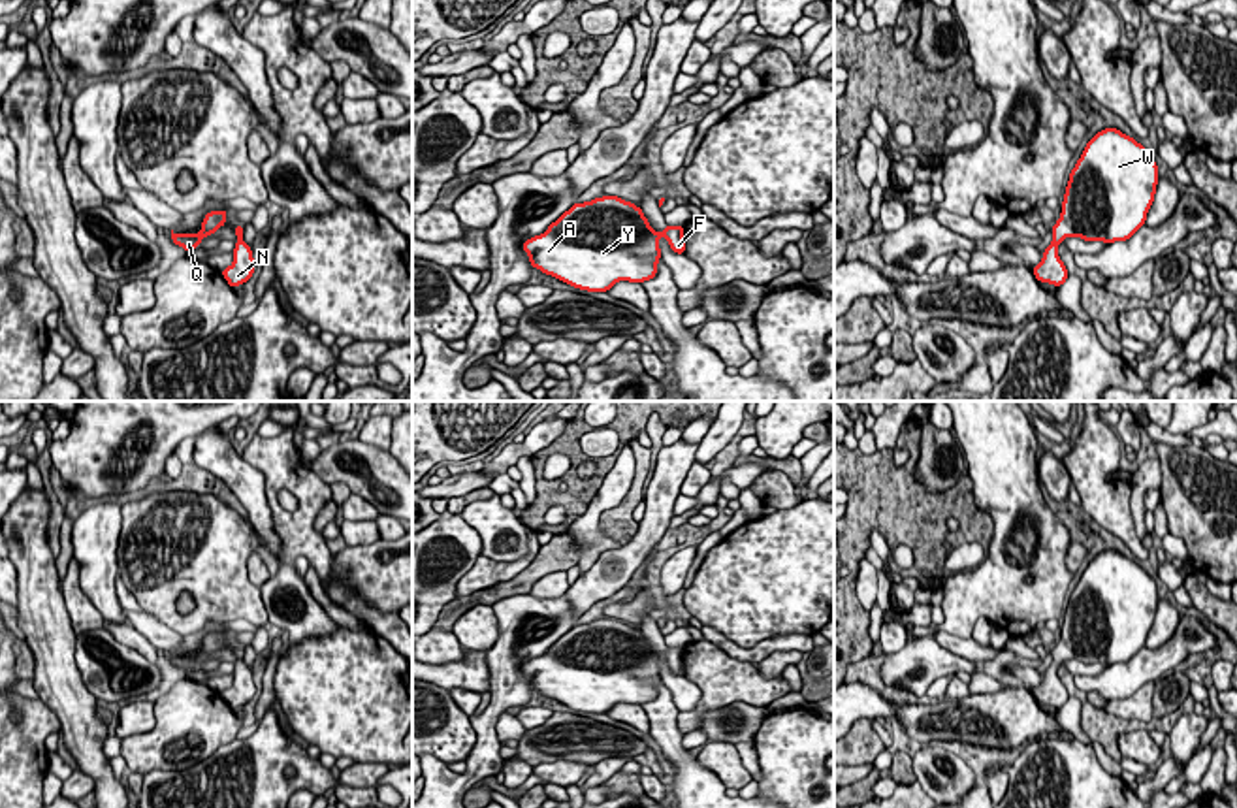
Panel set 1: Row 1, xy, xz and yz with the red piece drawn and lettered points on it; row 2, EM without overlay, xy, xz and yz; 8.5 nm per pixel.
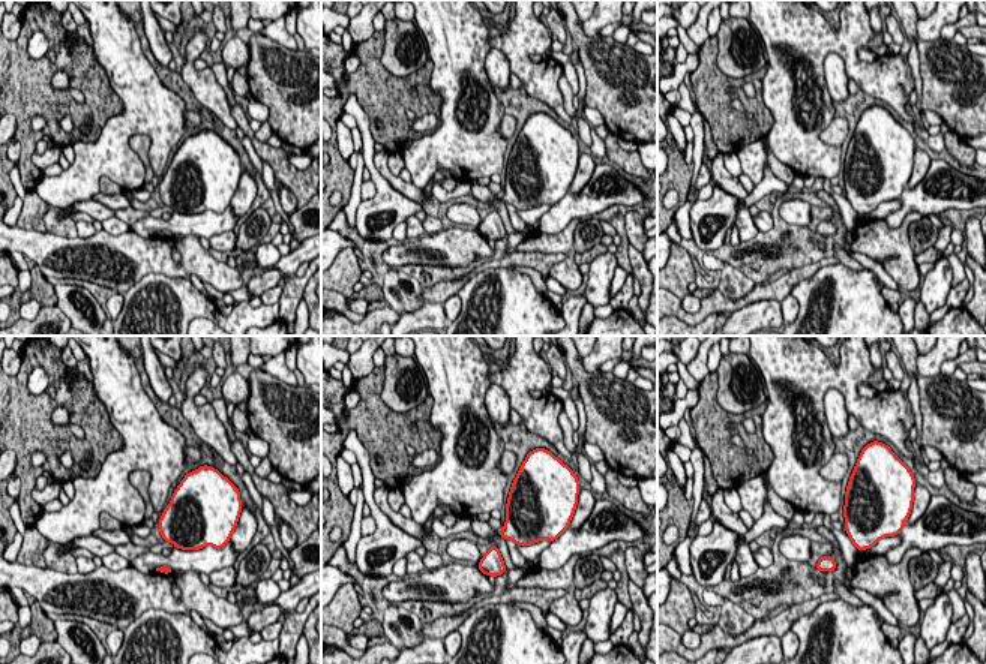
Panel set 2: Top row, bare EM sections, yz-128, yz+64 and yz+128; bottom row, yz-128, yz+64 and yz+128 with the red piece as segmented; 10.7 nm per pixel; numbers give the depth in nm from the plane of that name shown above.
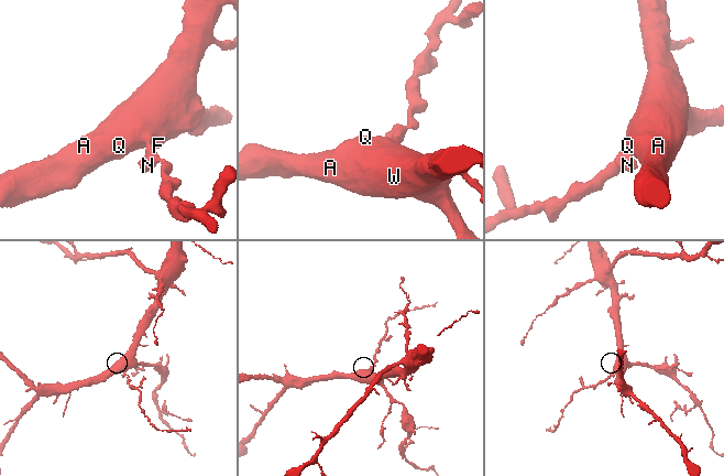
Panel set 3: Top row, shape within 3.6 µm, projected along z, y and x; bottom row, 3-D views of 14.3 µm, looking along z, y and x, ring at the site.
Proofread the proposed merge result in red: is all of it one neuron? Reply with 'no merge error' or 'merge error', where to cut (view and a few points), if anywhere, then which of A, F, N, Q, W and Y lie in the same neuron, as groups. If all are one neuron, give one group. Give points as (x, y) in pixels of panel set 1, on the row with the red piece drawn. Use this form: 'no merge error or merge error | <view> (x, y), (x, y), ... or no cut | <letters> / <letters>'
no merge error | no cut | A F N Q W Y

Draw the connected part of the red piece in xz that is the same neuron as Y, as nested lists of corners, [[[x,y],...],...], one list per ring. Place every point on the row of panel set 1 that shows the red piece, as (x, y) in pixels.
[[[602,196],[591,202],[574,203],[548,230],[522,243],[533,267],[552,275],[572,288],[587,292],[608,292],[616,283],[644,283],[657,275],[661,260],[659,237],[665,237],[670,249],[685,254],[683,226],[668,226],[655,232],[642,209],[618,196]]]

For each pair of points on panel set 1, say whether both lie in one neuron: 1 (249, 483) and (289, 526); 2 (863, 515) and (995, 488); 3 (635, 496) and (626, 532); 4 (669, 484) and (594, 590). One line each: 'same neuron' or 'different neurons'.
1: different neurons
2: different neurons
3: same neuron
4: same neuron

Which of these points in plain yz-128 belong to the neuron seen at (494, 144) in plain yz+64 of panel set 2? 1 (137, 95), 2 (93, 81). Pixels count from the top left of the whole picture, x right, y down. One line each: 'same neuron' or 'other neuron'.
1: same neuron
2: other neuron

